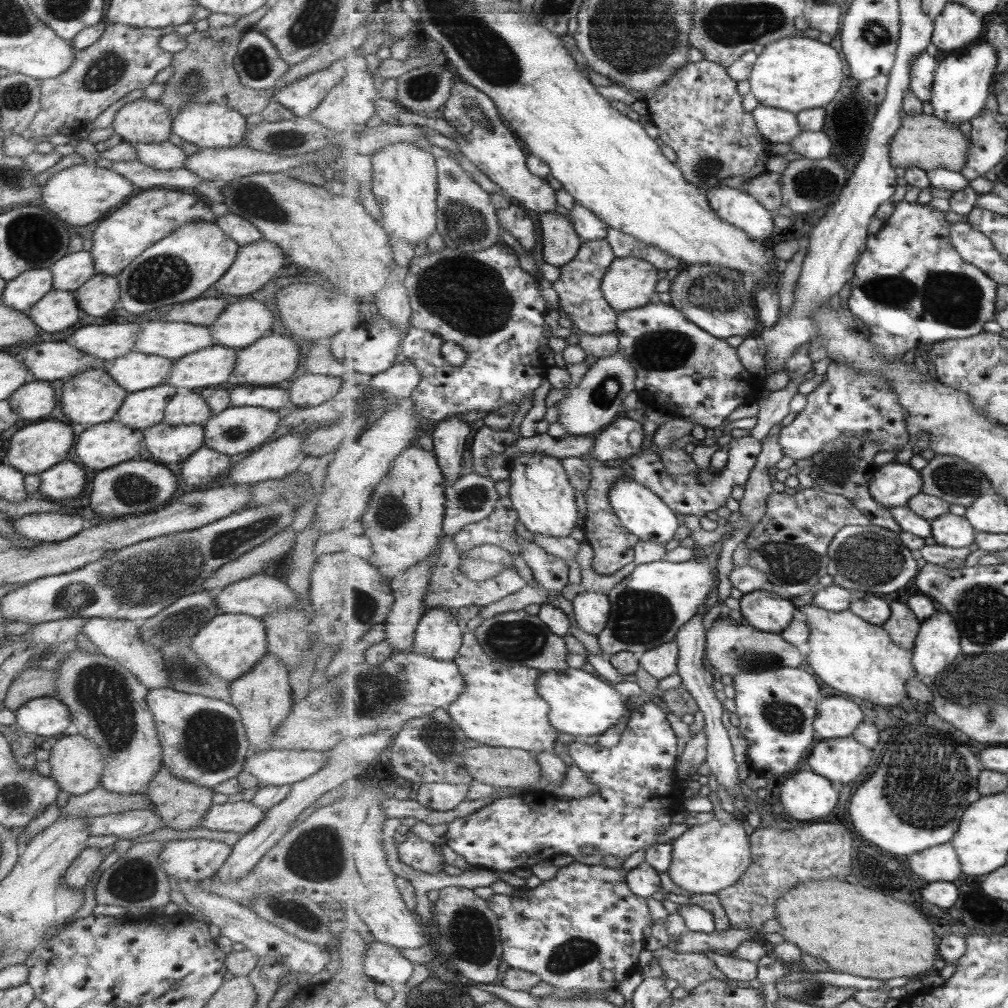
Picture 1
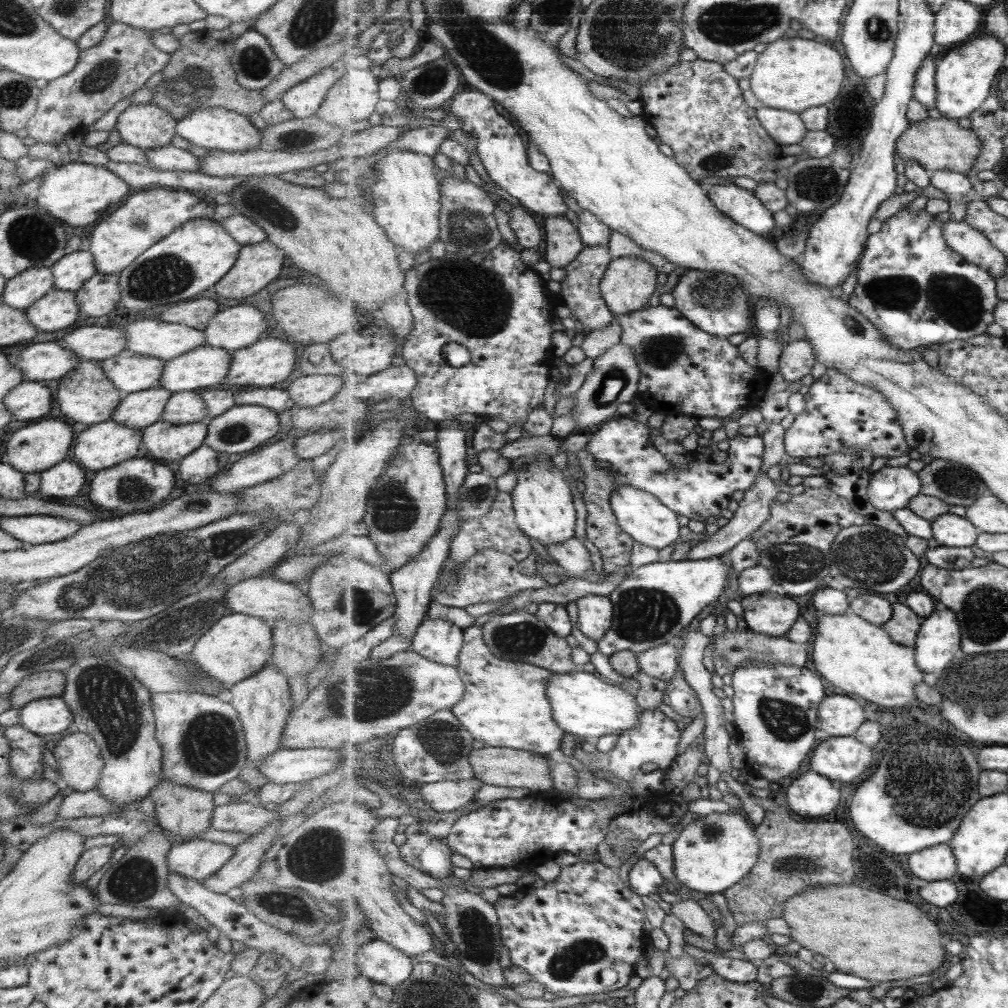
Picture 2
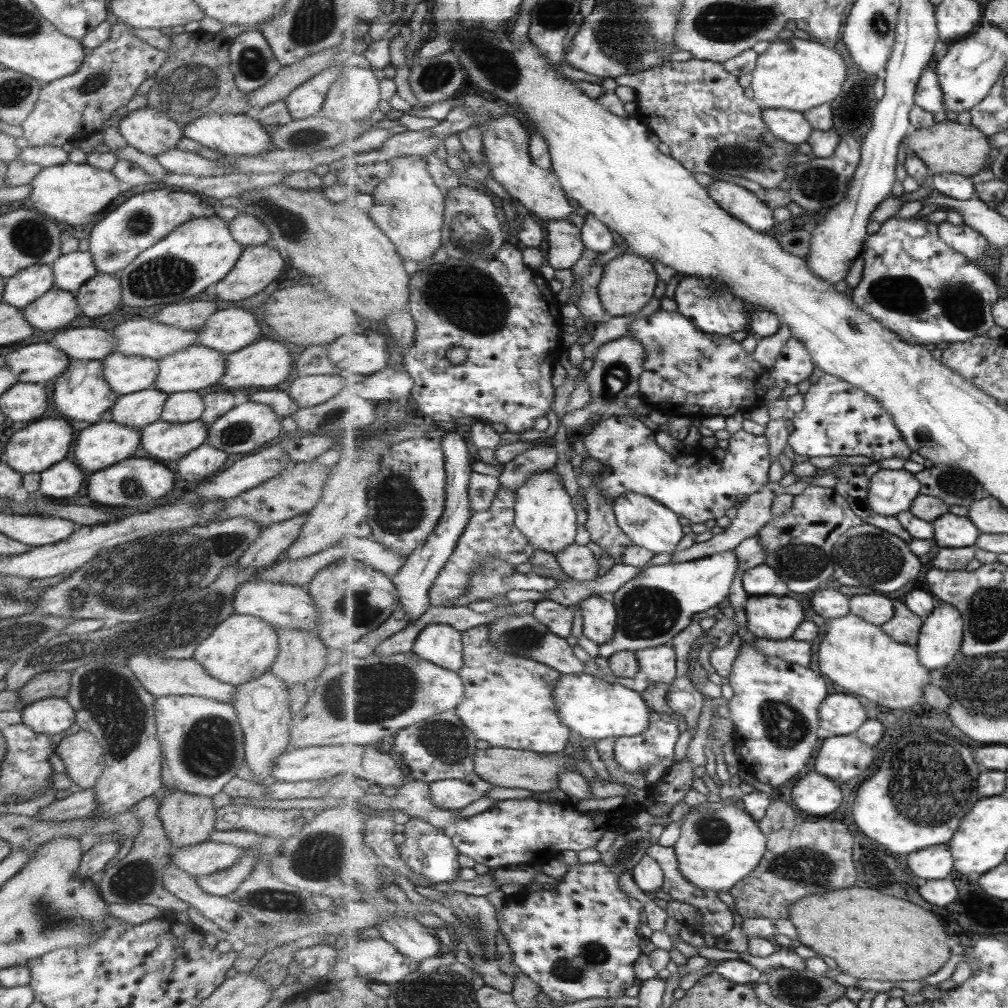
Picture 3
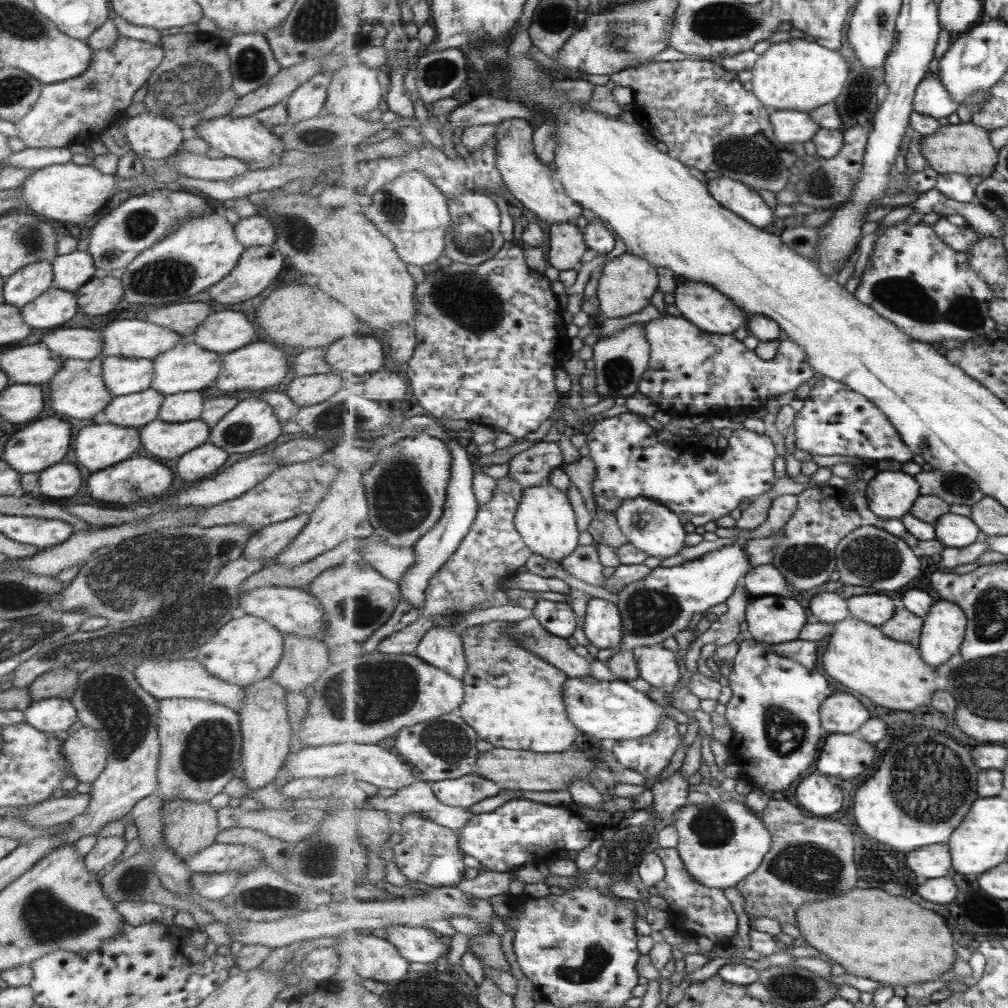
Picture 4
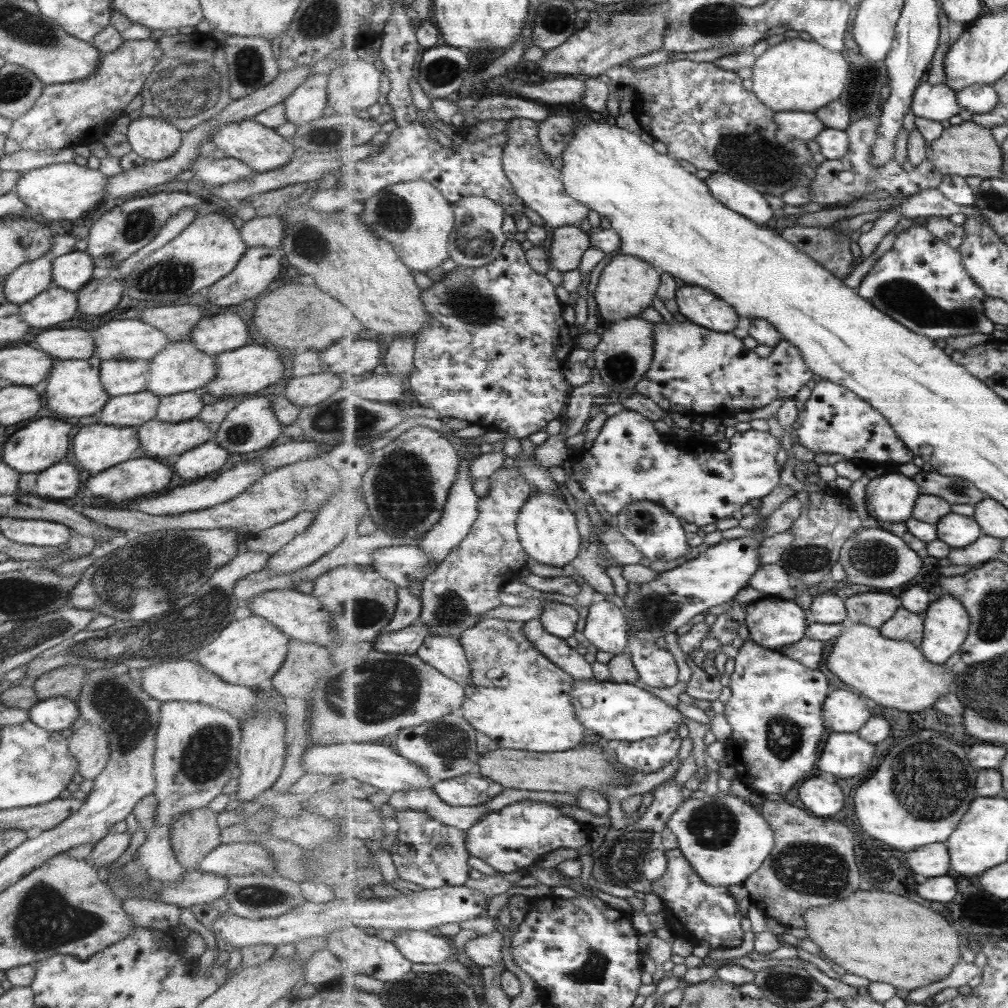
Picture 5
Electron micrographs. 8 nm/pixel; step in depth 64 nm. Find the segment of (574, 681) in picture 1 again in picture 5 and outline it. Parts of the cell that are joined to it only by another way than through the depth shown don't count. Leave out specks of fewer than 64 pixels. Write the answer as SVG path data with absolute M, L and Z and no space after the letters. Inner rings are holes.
M581 680L574 685L573 705L578 720L589 730L607 740L635 742L677 731L683 726L683 714L663 702L659 696L636 684L613 681Z

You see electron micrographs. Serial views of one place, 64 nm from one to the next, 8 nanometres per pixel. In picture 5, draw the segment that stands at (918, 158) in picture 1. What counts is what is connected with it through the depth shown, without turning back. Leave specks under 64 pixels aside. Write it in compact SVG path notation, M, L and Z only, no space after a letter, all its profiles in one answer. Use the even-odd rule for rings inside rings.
M965 121L960 125L945 128L939 140L928 146L929 158L933 160L939 171L946 175L978 176L981 179L1005 178L1003 174L1003 149L997 144L990 128L973 121Z

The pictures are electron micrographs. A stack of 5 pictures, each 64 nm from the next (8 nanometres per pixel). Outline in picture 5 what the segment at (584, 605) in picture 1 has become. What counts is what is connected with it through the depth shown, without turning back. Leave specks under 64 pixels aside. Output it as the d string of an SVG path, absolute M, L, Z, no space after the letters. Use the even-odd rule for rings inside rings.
M594 599L588 608L586 626L583 634L592 645L599 651L608 652L611 656L628 652L627 644L629 638L629 623L627 623L627 615L621 608L615 606L613 602L604 599Z

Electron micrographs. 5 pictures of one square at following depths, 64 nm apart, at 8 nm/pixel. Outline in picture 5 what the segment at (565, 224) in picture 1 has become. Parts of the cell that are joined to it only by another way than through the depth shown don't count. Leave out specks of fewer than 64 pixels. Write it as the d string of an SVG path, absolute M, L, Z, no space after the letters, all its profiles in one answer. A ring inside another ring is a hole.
M565 226L553 230L550 250L552 266L560 272L578 270L581 256L592 246L592 237L581 228Z

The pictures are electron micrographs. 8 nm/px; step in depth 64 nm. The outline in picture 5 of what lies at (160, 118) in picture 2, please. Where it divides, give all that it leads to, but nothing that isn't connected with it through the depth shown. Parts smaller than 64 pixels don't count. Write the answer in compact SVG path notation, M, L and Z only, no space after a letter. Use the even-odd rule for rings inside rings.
M155 116L131 120L125 136L131 150L146 163L169 158L181 145L181 131L176 125Z

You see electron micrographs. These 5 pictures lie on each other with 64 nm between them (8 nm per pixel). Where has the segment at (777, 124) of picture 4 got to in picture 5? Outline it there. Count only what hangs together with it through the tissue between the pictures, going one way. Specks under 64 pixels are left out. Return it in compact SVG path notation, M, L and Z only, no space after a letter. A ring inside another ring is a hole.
M783 111L776 114L780 130L777 137L781 143L791 142L791 139L816 140L826 128L825 123L814 112Z

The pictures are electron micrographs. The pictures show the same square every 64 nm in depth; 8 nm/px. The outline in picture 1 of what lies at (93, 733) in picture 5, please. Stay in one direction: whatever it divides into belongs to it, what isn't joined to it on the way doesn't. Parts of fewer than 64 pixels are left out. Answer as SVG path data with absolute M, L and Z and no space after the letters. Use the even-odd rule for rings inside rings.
M75 734L75 736L64 736L56 741L49 750L47 762L51 770L49 778L57 783L59 790L67 791L69 796L81 795L93 790L101 783L104 761L91 739Z

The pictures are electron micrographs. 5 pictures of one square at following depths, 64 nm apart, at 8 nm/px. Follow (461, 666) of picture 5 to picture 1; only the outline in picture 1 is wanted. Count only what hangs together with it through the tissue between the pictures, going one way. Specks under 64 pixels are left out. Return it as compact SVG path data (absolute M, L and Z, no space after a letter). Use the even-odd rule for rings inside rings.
M445 606L429 607L417 626L413 652L437 660L455 660L464 643L463 626Z

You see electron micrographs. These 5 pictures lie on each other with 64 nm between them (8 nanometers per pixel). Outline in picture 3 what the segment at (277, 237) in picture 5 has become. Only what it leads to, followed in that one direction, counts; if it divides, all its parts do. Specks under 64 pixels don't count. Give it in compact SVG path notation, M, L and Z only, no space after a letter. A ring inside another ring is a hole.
M238 213L228 224L234 242L245 247L265 245L269 241L269 230L257 218Z

